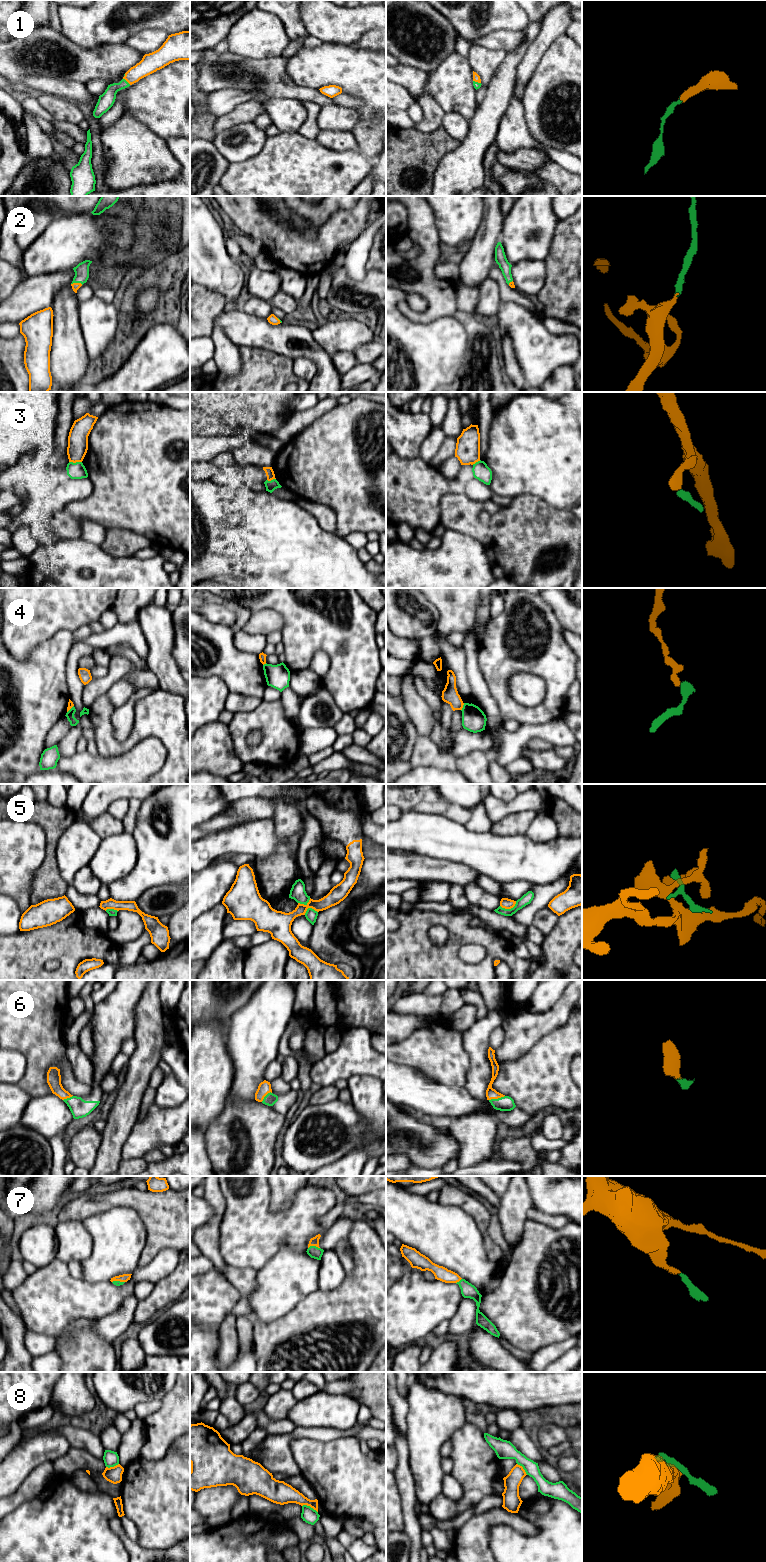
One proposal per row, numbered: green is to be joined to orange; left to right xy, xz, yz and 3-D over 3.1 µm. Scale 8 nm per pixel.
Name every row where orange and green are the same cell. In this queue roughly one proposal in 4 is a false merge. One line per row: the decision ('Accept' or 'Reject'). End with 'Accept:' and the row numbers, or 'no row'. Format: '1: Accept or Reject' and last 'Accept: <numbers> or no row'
1: Accept
2: Accept
3: Reject
4: Reject
5: Reject
6: Accept
7: Accept
8: Reject
Accept: 1, 2, 6, 7

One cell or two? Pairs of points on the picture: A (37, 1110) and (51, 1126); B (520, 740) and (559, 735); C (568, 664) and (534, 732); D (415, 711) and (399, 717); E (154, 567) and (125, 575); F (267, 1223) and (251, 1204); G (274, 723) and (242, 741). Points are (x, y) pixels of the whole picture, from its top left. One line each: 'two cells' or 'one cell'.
A: one cell
B: one cell
C: two cells
D: two cells
E: one cell
F: one cell
G: one cell

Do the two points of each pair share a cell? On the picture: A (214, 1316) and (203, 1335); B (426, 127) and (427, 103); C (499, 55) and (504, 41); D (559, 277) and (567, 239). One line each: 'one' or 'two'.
A: two
B: one
C: two
D: one

